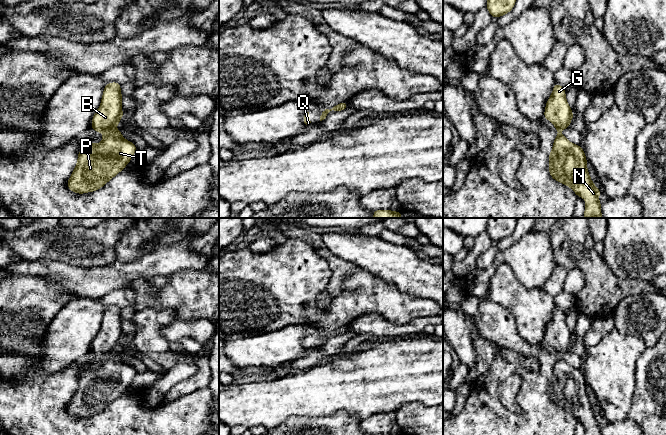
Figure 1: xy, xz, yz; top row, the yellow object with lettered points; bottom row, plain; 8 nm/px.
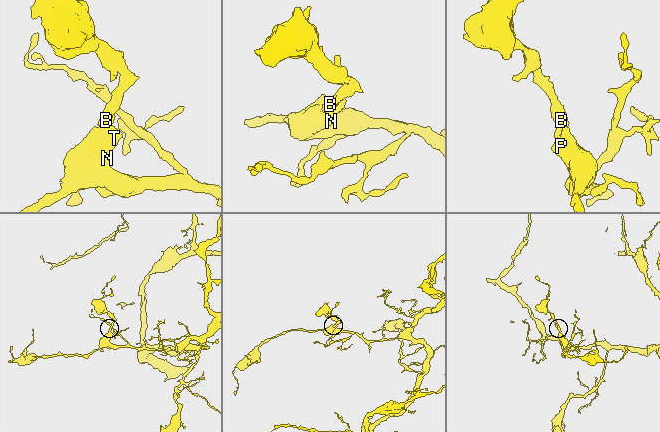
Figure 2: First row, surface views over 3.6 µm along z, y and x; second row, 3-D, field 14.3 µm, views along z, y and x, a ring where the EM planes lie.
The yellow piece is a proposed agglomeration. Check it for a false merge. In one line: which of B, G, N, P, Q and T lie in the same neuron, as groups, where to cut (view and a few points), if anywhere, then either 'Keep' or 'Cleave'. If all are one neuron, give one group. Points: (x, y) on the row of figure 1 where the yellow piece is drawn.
Groups: B G N P Q T. No split. Keep

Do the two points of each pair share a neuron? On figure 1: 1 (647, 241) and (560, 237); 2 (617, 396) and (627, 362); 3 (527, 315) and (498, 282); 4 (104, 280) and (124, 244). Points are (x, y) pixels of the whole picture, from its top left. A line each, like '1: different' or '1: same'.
1: different
2: same
3: same
4: different

